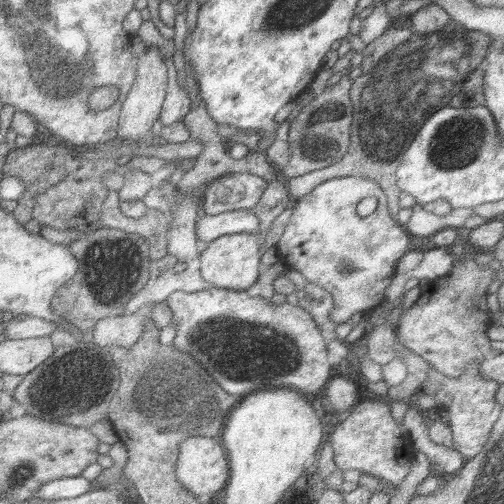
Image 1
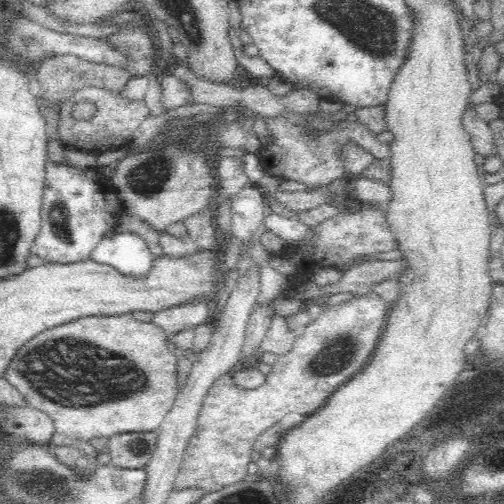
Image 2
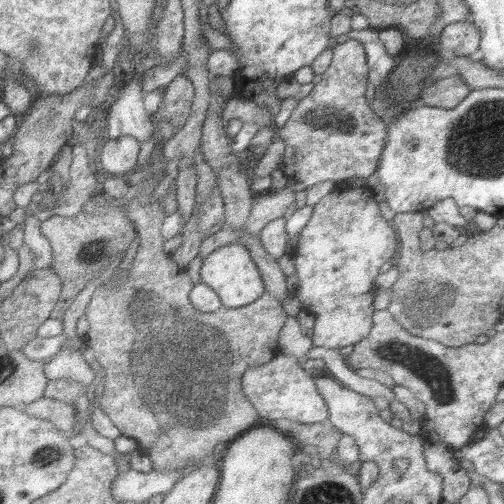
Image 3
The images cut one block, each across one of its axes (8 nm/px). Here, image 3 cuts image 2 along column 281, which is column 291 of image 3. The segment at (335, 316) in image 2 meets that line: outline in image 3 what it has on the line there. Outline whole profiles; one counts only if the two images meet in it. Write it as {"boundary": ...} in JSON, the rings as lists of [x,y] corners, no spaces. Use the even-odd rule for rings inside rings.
{"boundary":[[[281,352],[273,362],[259,368],[249,368],[243,378],[245,396],[257,406],[263,420],[279,420],[279,418],[293,418],[297,424],[323,424],[323,420],[331,418],[331,408],[327,398],[319,392],[319,384],[315,374],[303,370],[303,362],[295,356]]]}

